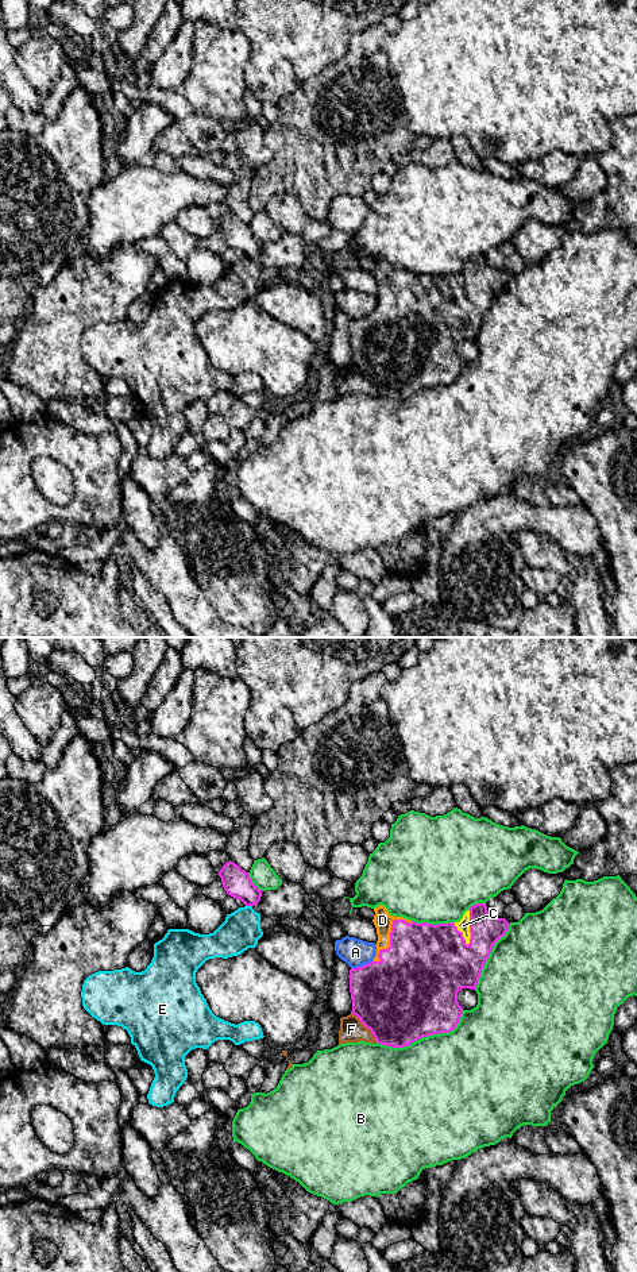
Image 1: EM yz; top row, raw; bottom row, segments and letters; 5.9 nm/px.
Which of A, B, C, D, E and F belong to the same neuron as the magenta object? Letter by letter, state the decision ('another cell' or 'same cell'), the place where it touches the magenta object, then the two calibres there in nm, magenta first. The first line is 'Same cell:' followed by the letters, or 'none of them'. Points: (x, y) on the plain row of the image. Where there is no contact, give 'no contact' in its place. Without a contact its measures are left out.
Same cell: C, D
A: another cell | yz (362, 318) | 460/170 nm
B: another cell | yz (424, 388) | 500/480 nm
C: same cell | yz (470, 280) | 360/80 nm
D: same cell | yz (390, 286) | 440/110 nm
E: another cell | yz (248, 257) | 170/220 nm
F: another cell | yz (366, 378) | 500/140 nm

